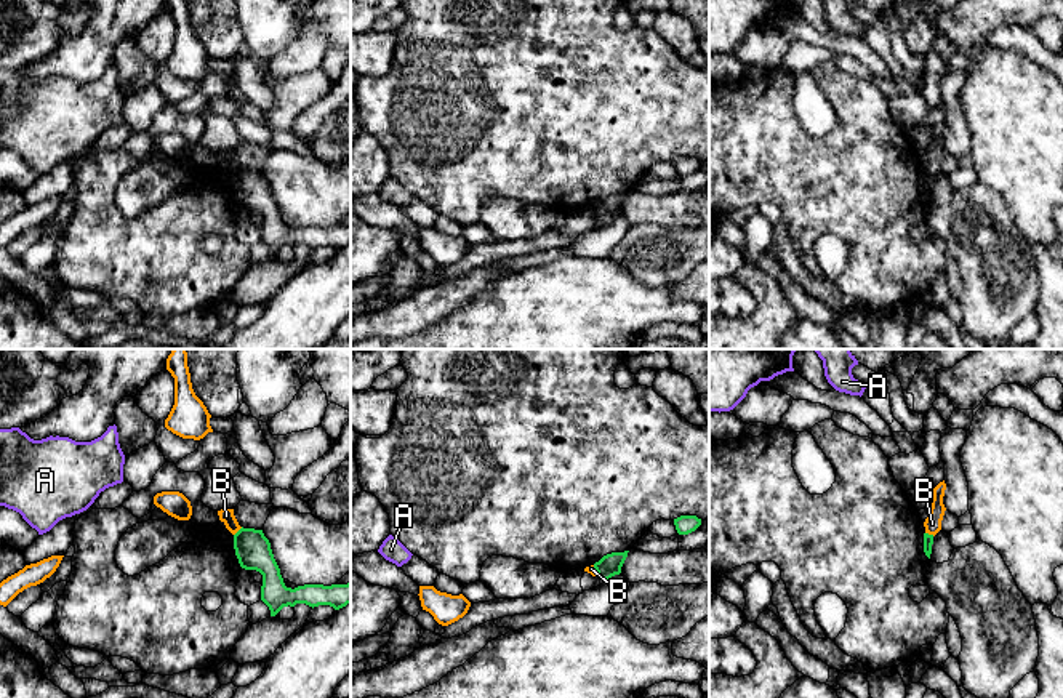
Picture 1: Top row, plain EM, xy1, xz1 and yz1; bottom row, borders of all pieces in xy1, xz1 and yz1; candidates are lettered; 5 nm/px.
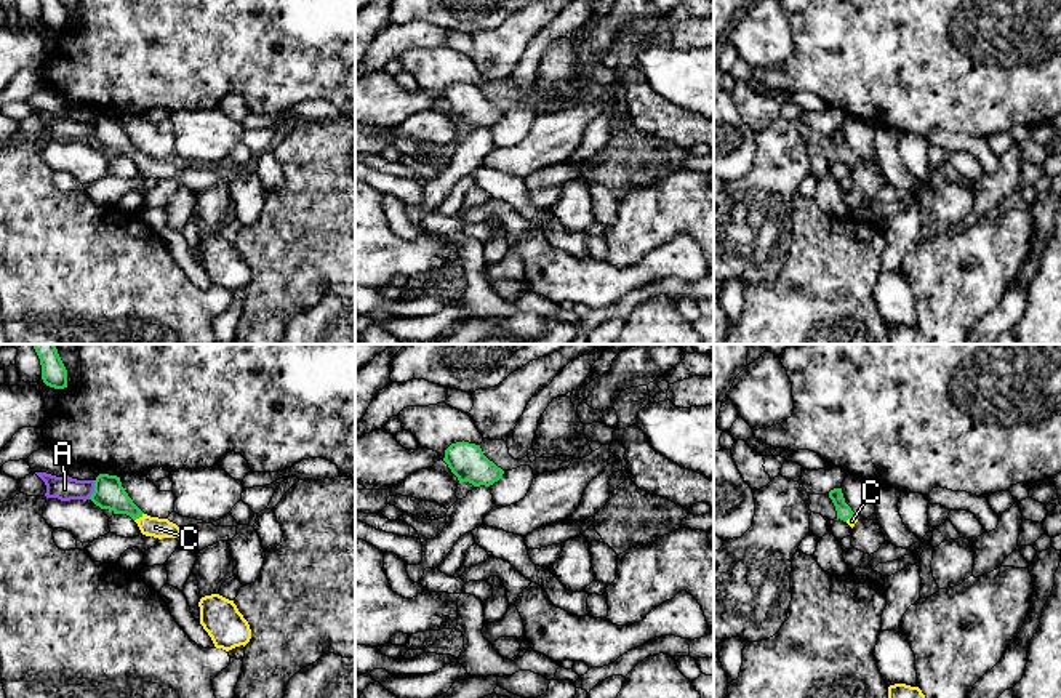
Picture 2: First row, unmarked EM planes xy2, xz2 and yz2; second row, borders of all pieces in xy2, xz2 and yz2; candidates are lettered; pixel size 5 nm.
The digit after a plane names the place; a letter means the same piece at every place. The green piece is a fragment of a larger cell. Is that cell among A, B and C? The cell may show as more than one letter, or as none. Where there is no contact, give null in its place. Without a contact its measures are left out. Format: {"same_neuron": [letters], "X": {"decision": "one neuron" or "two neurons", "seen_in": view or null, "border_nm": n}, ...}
{"same_neuron": ["C"], "A": {"decision": "two neurons", "seen_in": "xy2", "border_nm": 100}, "B": {"decision": "two neurons", "seen_in": "xy1", "border_nm": 60}, "C": {"decision": "one neuron", "seen_in": "xy2", "border_nm": 60}}

